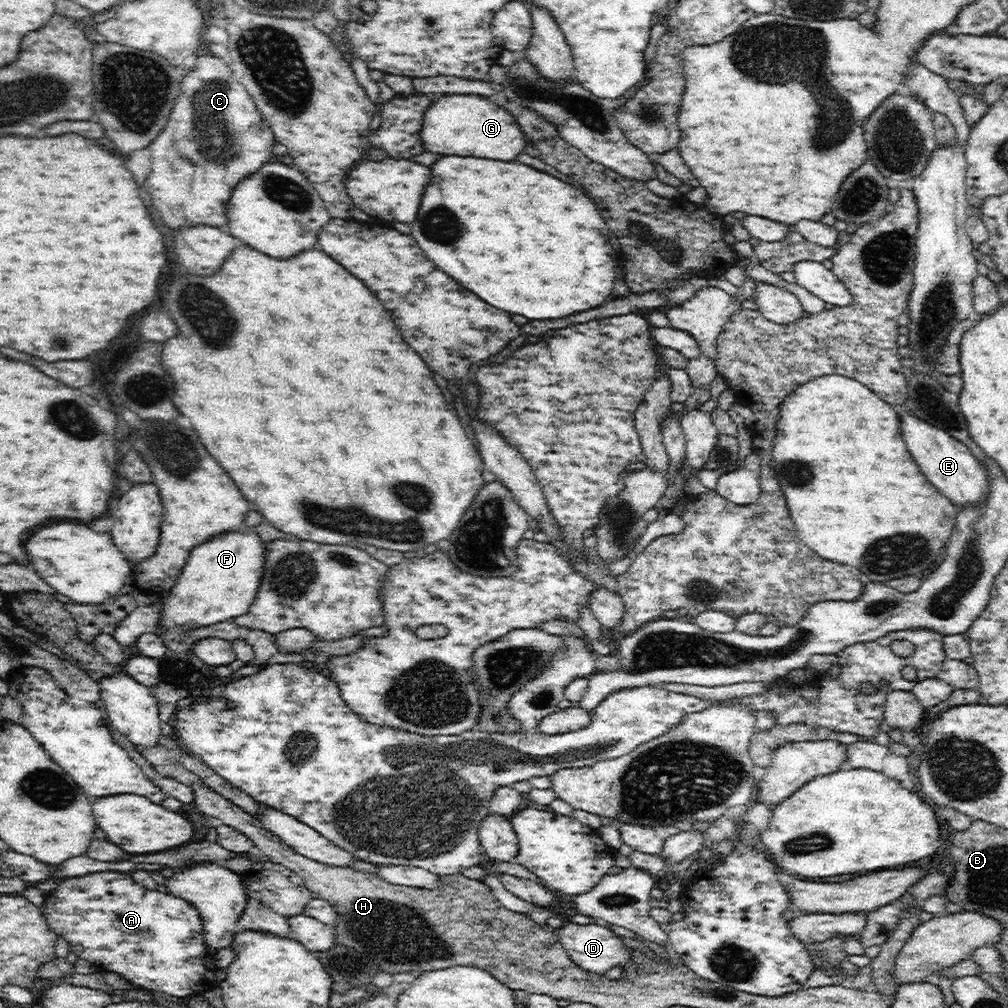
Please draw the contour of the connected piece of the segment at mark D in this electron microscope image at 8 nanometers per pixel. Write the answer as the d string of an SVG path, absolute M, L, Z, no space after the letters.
M567 922L560 928L561 944L568 952L570 959L584 971L604 975L608 970L614 967L628 965L633 956L633 950L627 948L624 944L624 939L614 933L609 927L602 927L596 923L580 925L572 922Z

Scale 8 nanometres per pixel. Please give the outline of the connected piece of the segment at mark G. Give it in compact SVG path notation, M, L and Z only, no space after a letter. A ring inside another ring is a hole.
M453 94L434 98L432 104L424 114L423 125L420 131L421 141L426 151L446 156L478 156L478 158L492 158L492 160L516 160L518 154L524 152L528 140L524 140L524 133L516 123L514 116L500 108L498 104L487 97L476 94Z

